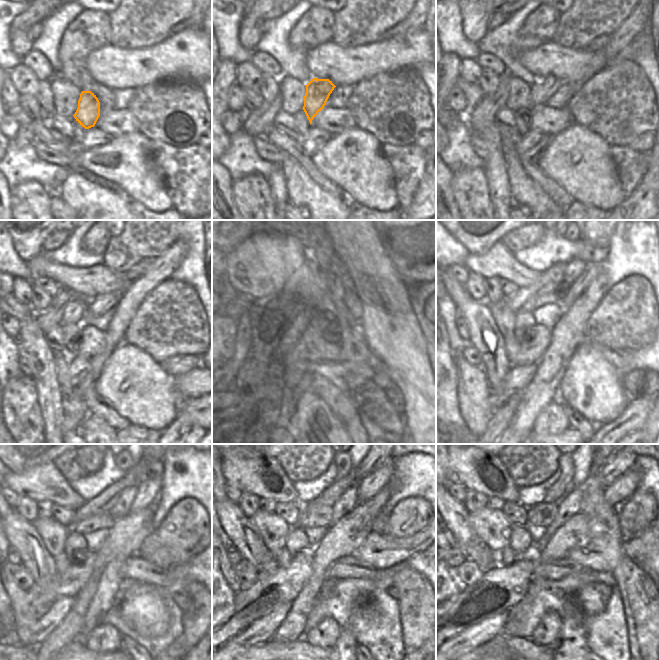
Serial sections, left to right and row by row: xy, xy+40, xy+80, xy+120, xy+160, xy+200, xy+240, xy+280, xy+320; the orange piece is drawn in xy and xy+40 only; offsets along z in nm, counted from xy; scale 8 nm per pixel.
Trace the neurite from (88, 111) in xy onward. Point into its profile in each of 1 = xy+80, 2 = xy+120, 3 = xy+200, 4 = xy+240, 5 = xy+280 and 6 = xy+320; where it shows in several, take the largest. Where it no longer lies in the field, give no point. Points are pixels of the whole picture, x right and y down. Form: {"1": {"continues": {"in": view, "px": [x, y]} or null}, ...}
{"1": {"continues": {"in": "xy+80", "px": [543, 88]}}, "2": {"continues": {"in": "xy+120", "px": [100, 304]}}, "3": {"continues": {"in": "xy+200", "px": [569, 294]}}, "4": {"continues": {"in": "xy+240", "px": [147, 493]}}, "5": {"continues": {"in": "xy+280", "px": [369, 487]}}, "6": {"continues": {"in": "xy+320", "px": [617, 464]}}}

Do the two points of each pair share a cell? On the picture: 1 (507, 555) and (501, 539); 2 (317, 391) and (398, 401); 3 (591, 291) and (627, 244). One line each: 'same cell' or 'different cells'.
1: different cells
2: different cells
3: different cells

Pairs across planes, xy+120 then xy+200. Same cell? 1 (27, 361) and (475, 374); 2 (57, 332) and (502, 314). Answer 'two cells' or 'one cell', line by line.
1: two cells
2: one cell

